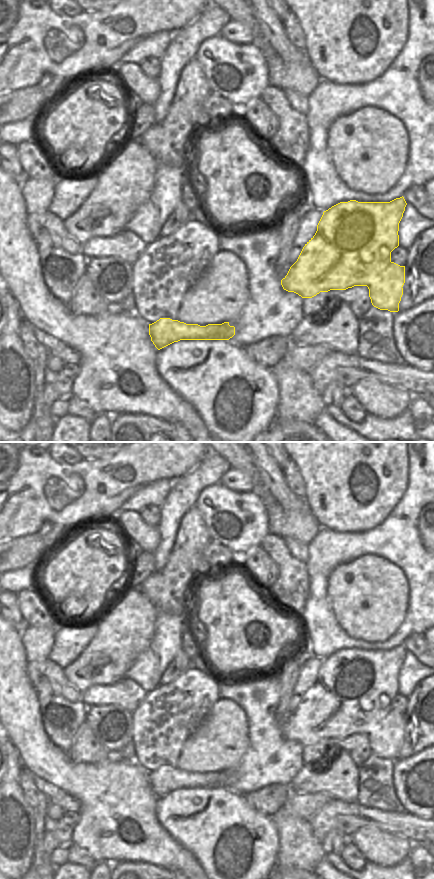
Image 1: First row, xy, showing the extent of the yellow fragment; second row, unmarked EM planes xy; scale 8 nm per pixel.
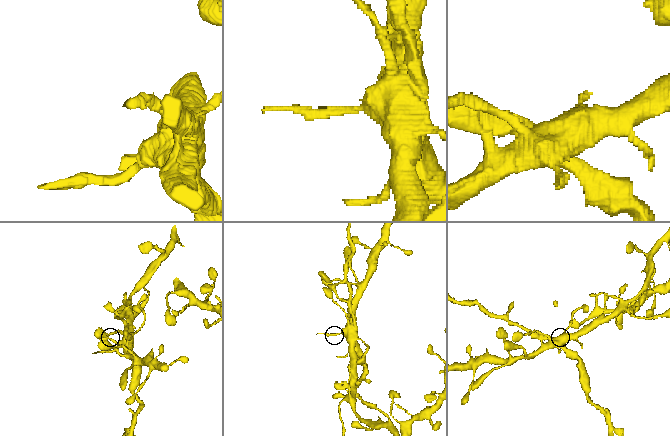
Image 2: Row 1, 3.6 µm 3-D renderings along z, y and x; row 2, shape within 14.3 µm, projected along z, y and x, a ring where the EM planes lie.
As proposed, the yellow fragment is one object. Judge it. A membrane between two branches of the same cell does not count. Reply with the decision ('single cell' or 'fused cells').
fused cells

